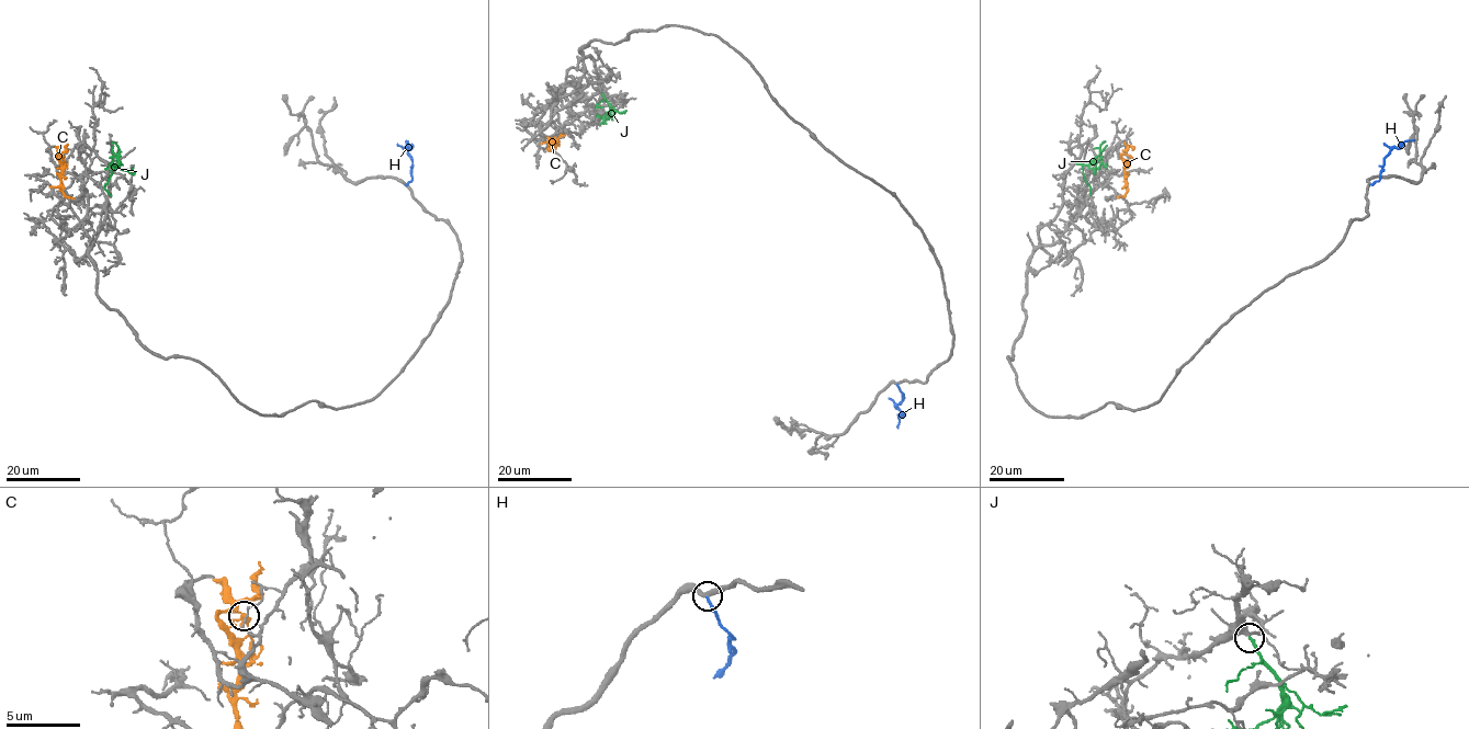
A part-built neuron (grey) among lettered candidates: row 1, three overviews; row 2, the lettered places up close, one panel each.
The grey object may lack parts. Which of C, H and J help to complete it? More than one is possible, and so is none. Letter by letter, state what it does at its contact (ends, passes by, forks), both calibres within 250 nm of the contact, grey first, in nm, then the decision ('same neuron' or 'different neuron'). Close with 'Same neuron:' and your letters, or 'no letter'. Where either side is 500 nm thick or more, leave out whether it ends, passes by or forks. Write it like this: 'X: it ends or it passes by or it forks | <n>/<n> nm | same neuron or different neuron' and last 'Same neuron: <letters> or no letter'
C: it ends | 110/140 nm | different neuron
H: it ends | 320/190 nm | different neuron
J: it ends | 360/220 nm | same neuron
Same neuron: J

